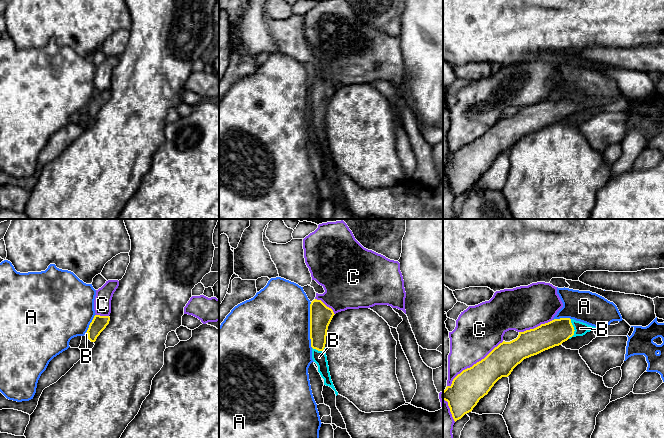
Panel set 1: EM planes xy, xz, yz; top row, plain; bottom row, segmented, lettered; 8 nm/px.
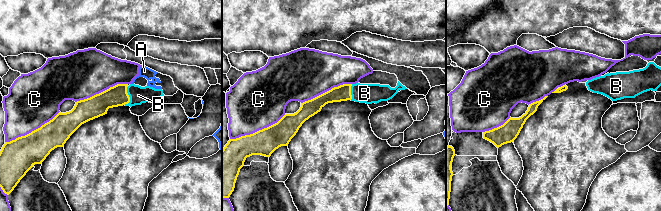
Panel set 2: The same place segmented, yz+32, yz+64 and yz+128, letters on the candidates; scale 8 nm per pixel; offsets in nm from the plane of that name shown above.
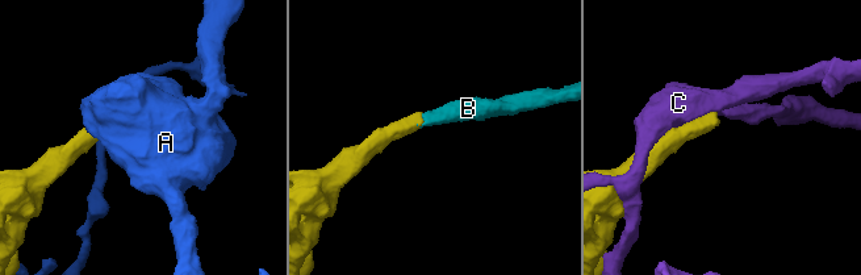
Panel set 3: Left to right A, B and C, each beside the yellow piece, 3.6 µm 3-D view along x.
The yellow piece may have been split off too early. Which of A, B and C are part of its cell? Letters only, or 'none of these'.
B

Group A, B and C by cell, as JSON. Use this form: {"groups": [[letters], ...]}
{"groups": [["A"], ["B"], ["C"]]}

